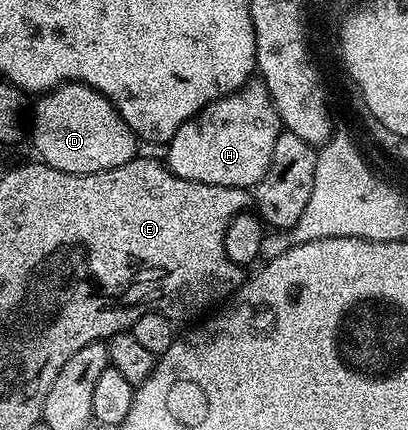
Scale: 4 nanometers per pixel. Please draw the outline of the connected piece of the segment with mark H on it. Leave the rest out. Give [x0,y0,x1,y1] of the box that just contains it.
[165,78,283,190]

